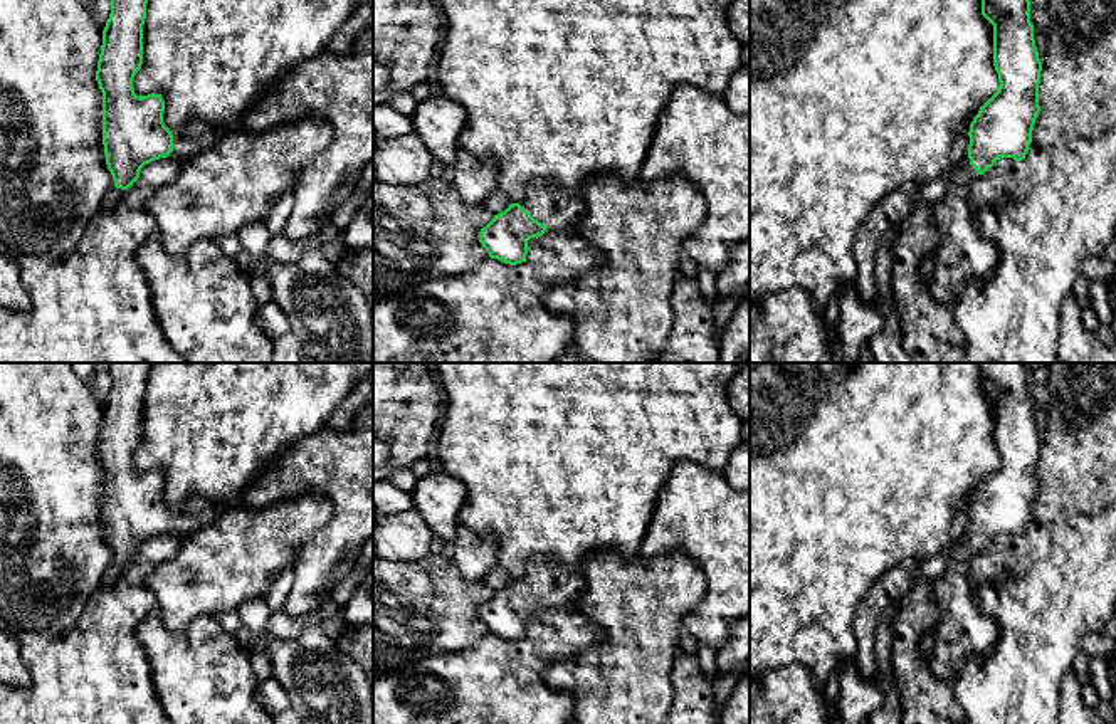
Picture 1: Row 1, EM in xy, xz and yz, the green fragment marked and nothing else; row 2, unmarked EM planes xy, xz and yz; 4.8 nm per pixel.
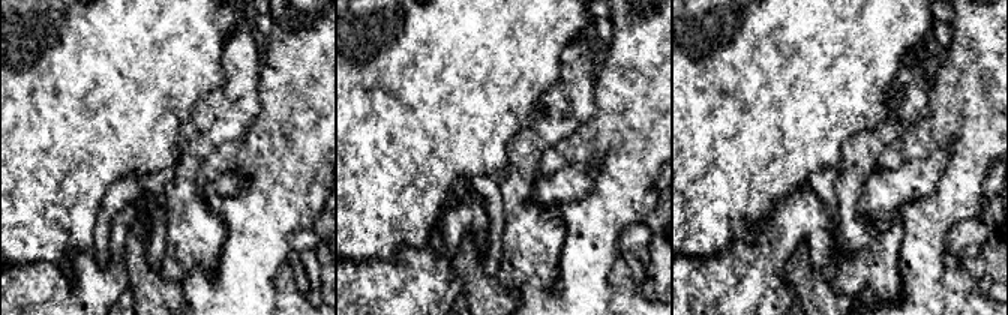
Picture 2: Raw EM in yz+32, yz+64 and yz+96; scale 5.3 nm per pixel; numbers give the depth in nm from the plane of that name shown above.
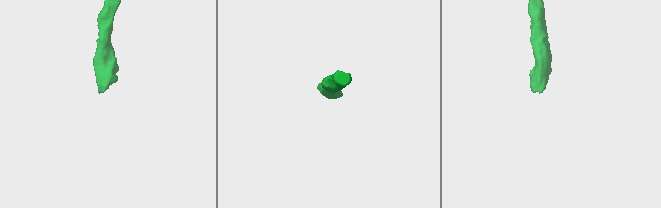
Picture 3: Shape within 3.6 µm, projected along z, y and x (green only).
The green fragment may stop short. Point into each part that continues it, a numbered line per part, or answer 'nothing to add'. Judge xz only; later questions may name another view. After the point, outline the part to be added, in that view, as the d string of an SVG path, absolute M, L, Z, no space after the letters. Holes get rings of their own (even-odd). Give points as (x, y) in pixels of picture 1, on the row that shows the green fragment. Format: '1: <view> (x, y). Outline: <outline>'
1: xz (560, 212). Outline: M543 180L529 183L519 205L548 232L561 235L576 235L576 227L585 213L580 195L568 193Z

